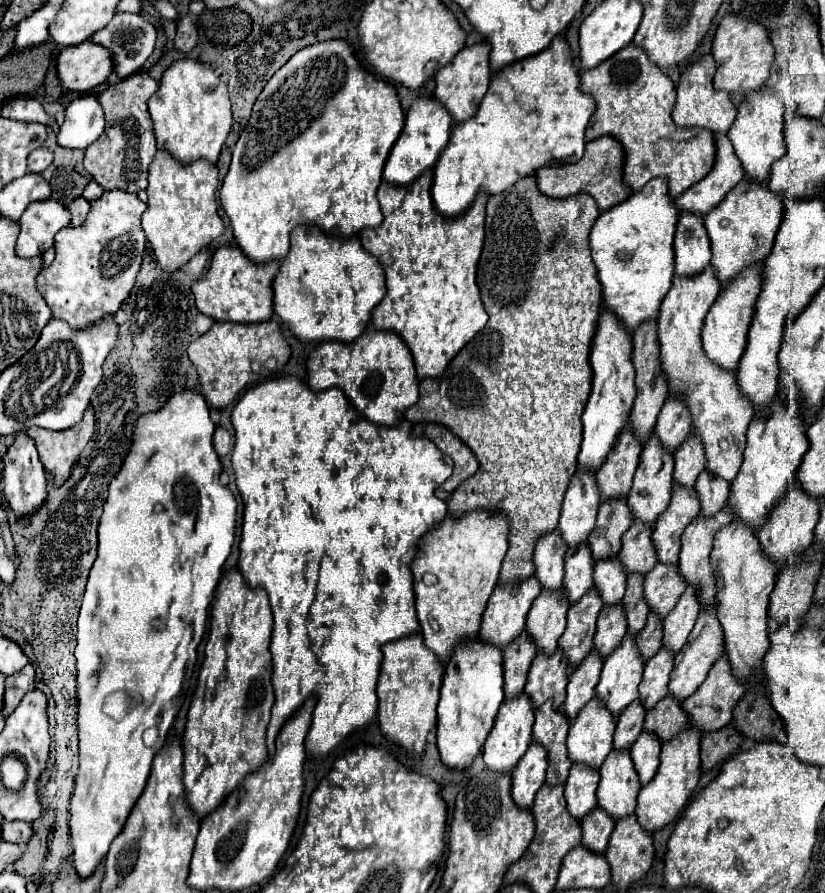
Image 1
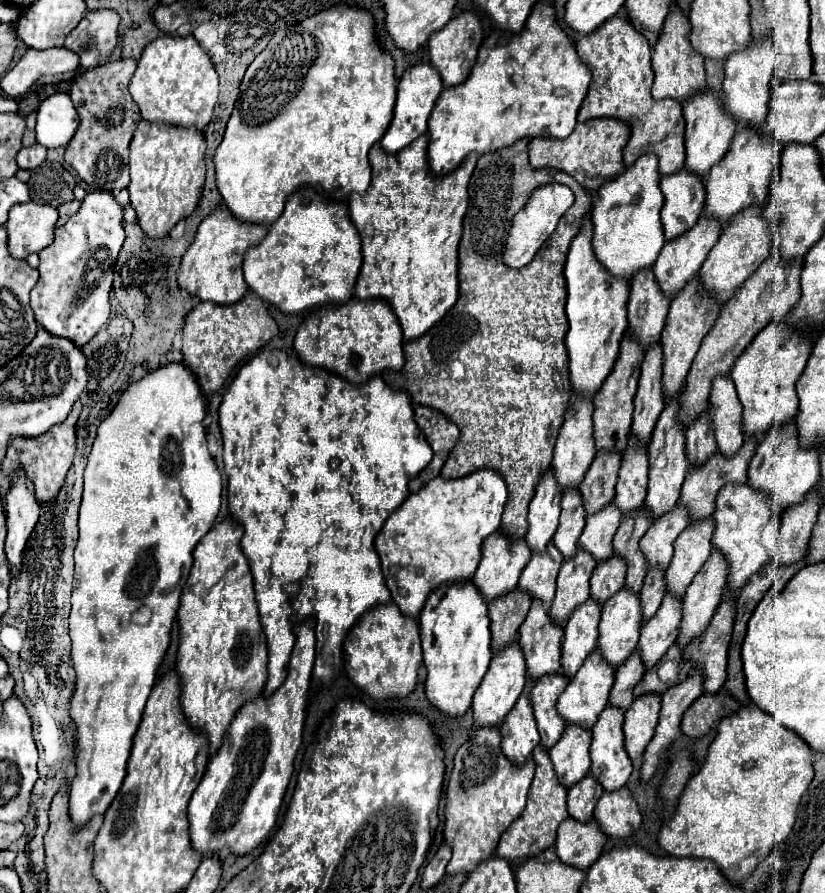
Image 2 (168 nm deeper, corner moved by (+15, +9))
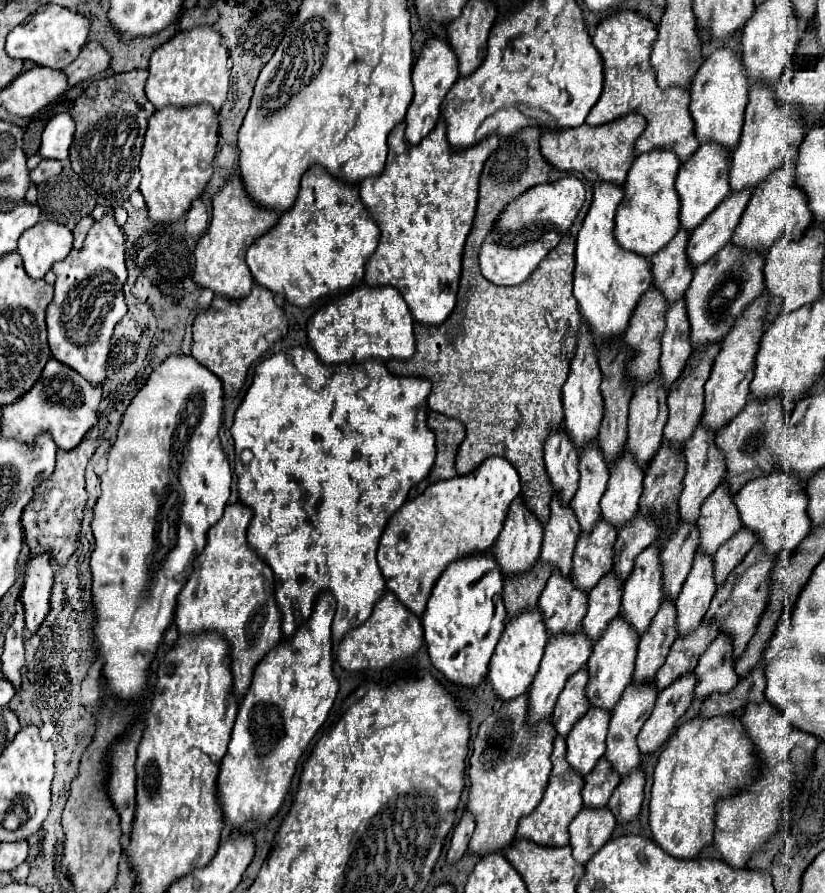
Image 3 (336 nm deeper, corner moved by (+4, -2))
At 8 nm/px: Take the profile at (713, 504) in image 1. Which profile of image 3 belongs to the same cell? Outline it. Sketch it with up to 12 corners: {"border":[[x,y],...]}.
{"border":[[767,296],[721,340],[703,422],[717,432],[749,398]]}

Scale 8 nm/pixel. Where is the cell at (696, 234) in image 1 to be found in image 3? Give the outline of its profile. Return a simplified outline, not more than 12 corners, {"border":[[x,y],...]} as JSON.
{"border":[[707,142],[681,164],[681,226],[729,196],[729,148]]}

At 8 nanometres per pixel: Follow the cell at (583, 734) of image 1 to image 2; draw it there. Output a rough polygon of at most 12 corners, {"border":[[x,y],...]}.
{"border":[[594,651],[558,699],[566,725],[592,729],[614,669]]}

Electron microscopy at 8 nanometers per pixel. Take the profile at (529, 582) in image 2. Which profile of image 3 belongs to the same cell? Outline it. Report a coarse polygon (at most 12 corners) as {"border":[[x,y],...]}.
{"border":[[551,498],[541,560],[571,574],[581,534],[569,504]]}

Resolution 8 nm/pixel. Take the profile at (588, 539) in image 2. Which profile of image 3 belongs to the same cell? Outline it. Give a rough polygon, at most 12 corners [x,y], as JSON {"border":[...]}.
{"border":[[635,456],[609,468],[603,518],[621,528],[639,510]]}

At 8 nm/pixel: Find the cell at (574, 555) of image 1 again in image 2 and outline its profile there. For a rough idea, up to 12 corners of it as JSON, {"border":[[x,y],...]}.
{"border":[[580,491],[562,495],[554,545],[564,561],[578,553],[586,515]]}

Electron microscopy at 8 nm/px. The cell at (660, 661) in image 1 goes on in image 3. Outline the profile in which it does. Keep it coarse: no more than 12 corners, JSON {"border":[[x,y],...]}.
{"border":[[695,556],[677,606],[677,632],[699,626],[715,596],[713,556]]}

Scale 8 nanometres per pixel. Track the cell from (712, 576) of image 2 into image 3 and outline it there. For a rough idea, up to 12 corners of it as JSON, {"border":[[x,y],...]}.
{"border":[[741,528],[715,552],[715,580],[727,574],[745,558],[755,536]]}

